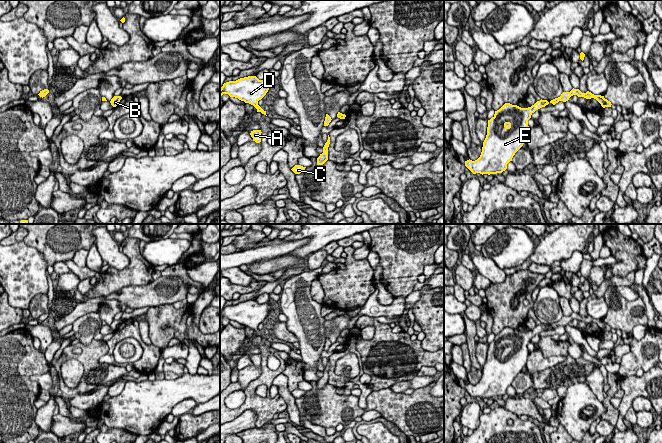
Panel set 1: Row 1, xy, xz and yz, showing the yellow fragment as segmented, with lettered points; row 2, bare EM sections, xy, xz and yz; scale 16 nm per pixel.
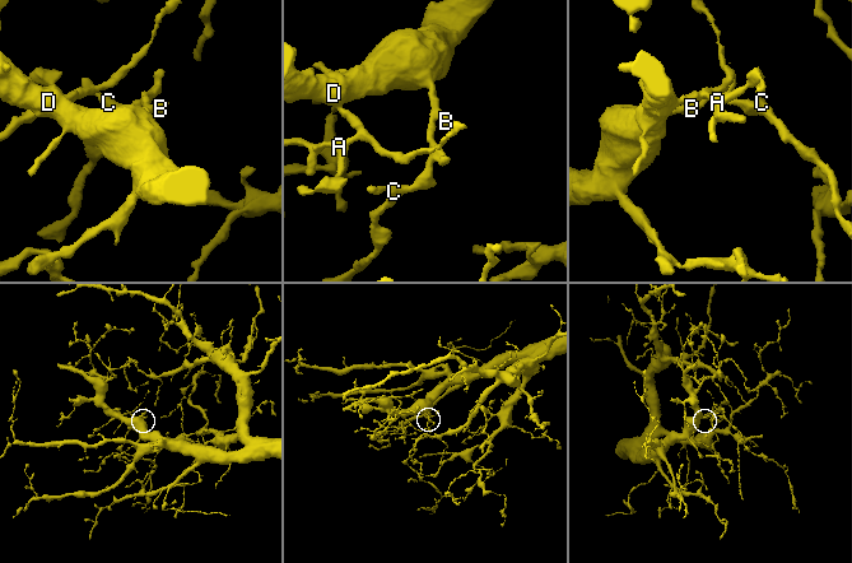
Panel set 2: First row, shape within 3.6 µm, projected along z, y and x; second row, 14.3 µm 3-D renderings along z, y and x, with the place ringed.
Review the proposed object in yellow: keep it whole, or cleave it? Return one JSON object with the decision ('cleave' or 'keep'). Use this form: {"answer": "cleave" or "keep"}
{"answer": "keep"}

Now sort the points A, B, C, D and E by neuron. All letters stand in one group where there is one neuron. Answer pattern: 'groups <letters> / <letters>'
groups A B C D E

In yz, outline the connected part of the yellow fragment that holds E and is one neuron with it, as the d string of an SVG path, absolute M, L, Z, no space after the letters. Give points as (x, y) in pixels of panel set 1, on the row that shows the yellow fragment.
M572 89L570 92L563 92L560 97L548 102L547 100L537 101L528 108L521 108L517 105L505 103L494 116L488 120L487 135L483 142L480 157L475 160L465 161L465 166L473 173L497 174L507 169L507 164L512 161L515 153L527 141L529 126L528 120L538 109L549 103L555 105L559 101L566 102L573 95L586 99L596 99L603 108L611 107L611 102L601 95L594 95L587 91L582 93L579 89Z

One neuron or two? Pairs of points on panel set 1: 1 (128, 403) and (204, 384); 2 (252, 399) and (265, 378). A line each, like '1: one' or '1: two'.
1: one
2: one

